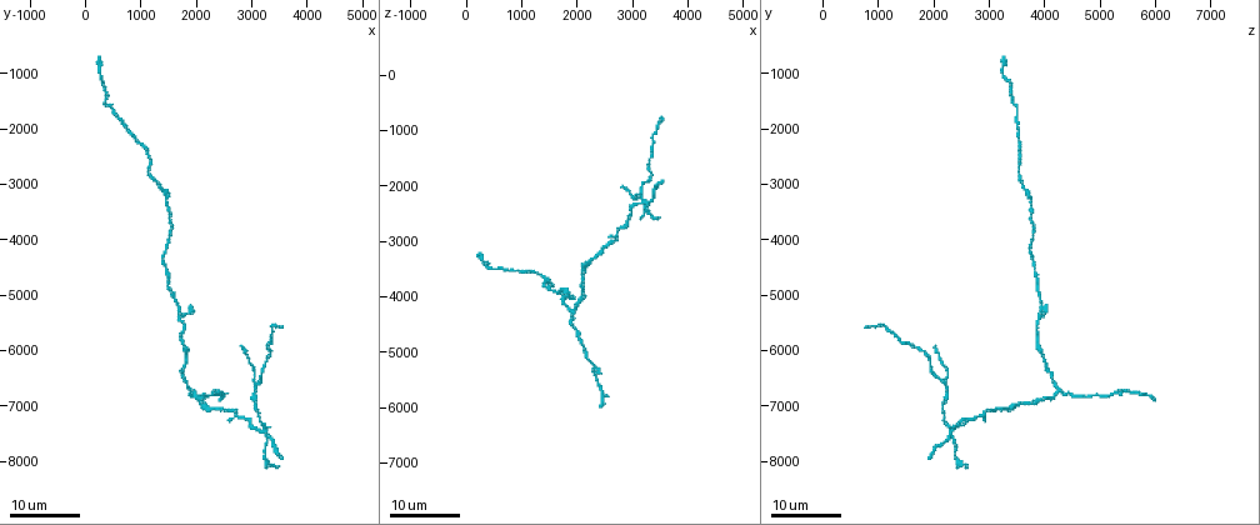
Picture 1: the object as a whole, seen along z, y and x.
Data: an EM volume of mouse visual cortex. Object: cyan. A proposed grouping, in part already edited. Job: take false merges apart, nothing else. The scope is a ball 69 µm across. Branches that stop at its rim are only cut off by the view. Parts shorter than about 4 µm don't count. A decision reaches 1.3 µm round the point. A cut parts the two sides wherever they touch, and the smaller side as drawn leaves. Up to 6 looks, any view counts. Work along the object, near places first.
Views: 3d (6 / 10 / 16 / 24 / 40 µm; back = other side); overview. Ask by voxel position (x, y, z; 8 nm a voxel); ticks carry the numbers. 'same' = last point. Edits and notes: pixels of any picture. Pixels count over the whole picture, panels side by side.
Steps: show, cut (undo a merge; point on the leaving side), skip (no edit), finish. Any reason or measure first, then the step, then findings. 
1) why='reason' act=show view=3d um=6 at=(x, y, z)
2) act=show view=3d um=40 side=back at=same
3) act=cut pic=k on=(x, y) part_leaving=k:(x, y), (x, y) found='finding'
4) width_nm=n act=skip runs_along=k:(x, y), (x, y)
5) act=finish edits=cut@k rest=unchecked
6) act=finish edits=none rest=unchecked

why='three arms meet' act=show view=3d um=16 at=(2700, 7200, 2800)

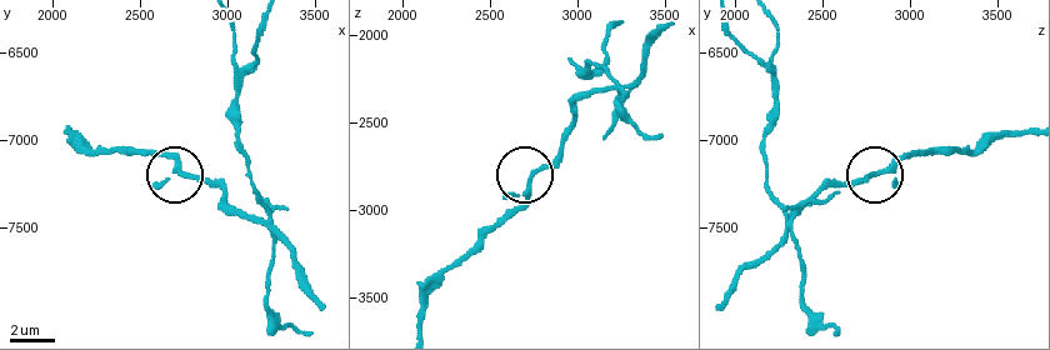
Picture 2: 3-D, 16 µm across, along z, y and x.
why='zoom in' act=show view=3d um=10 at=(2720, 7180, 2840)

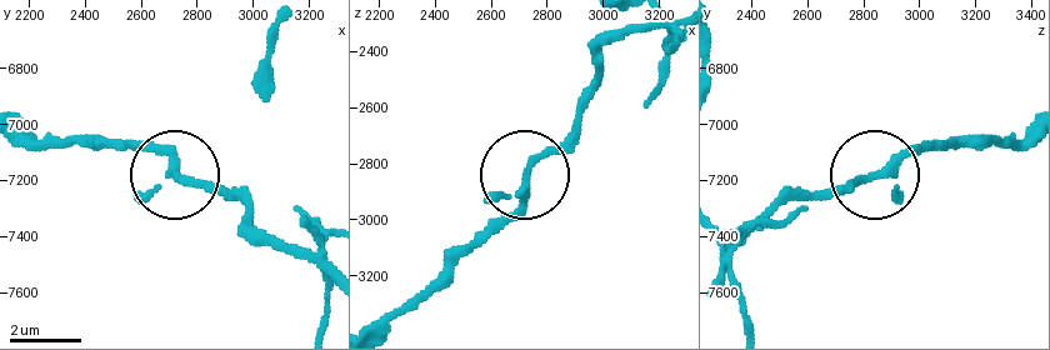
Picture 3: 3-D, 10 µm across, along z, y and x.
act=skip found='continuous, no second cell'

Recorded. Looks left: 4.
why='four or more arms meet' act=show view=3d um=16 at=(3250, 7450, 2350)

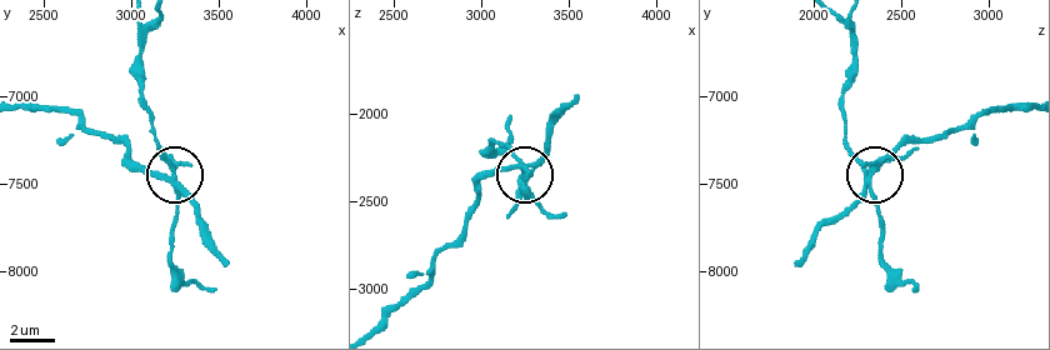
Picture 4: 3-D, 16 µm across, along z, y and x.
act=show view=3d um=10 at=(3240, 7420, 2300)

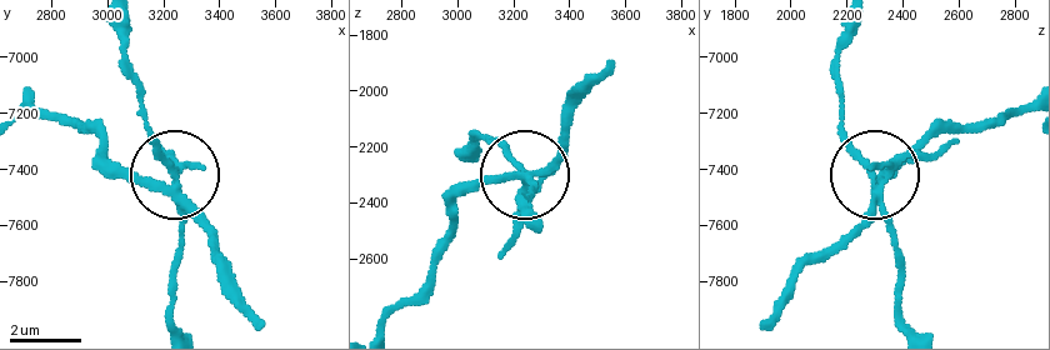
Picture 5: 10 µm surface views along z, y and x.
width_nm=230 act=cut pic=5 on=(181, 239) part_leaving=5:(175, 189), (130, 66), (130, 23) found='a second cell is stuck on'

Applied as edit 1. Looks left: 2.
act=finish edits=cut@5 rest=unchecked

